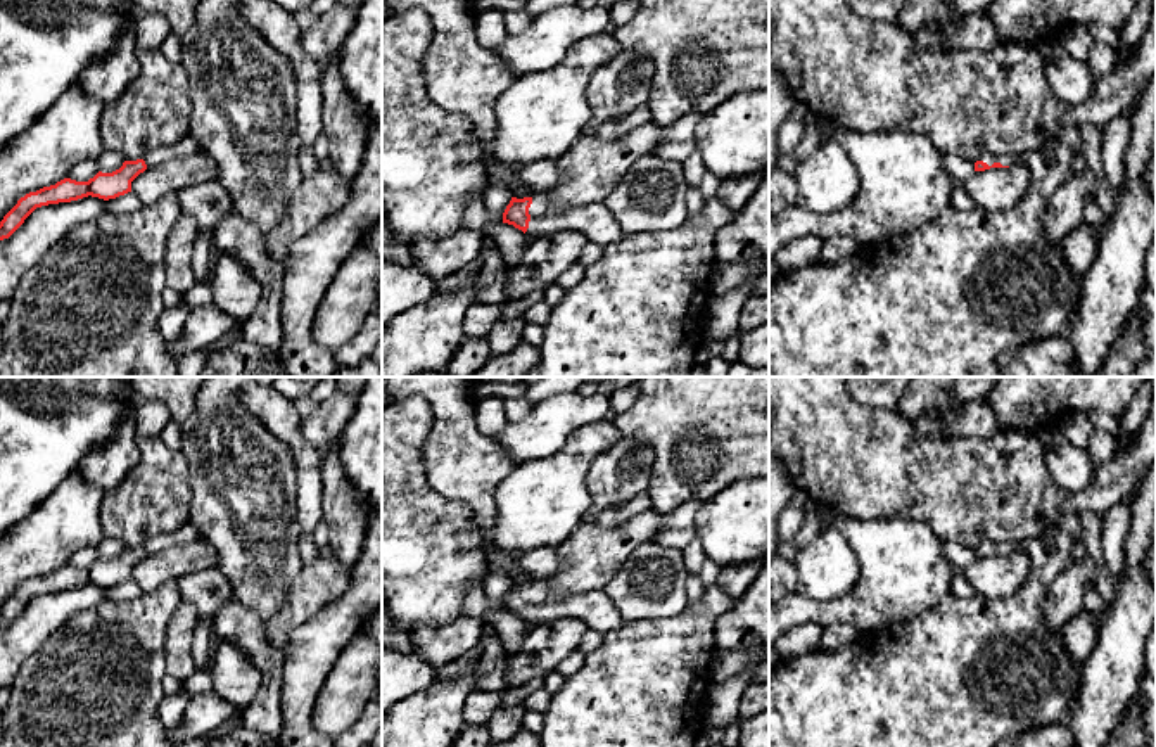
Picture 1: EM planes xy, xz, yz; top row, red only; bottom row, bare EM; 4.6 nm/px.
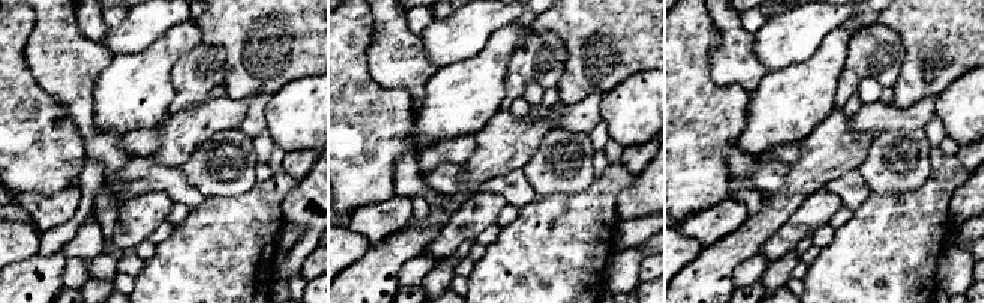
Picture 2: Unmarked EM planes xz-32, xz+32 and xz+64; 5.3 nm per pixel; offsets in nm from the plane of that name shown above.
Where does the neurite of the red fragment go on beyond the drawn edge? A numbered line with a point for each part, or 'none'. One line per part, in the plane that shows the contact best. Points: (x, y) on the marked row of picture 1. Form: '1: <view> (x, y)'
1: xz (593, 220)

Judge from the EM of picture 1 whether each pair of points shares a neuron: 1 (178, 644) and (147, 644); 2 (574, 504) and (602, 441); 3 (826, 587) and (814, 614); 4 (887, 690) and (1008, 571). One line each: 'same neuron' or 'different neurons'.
1: different neurons
2: same neuron
3: different neurons
4: different neurons

